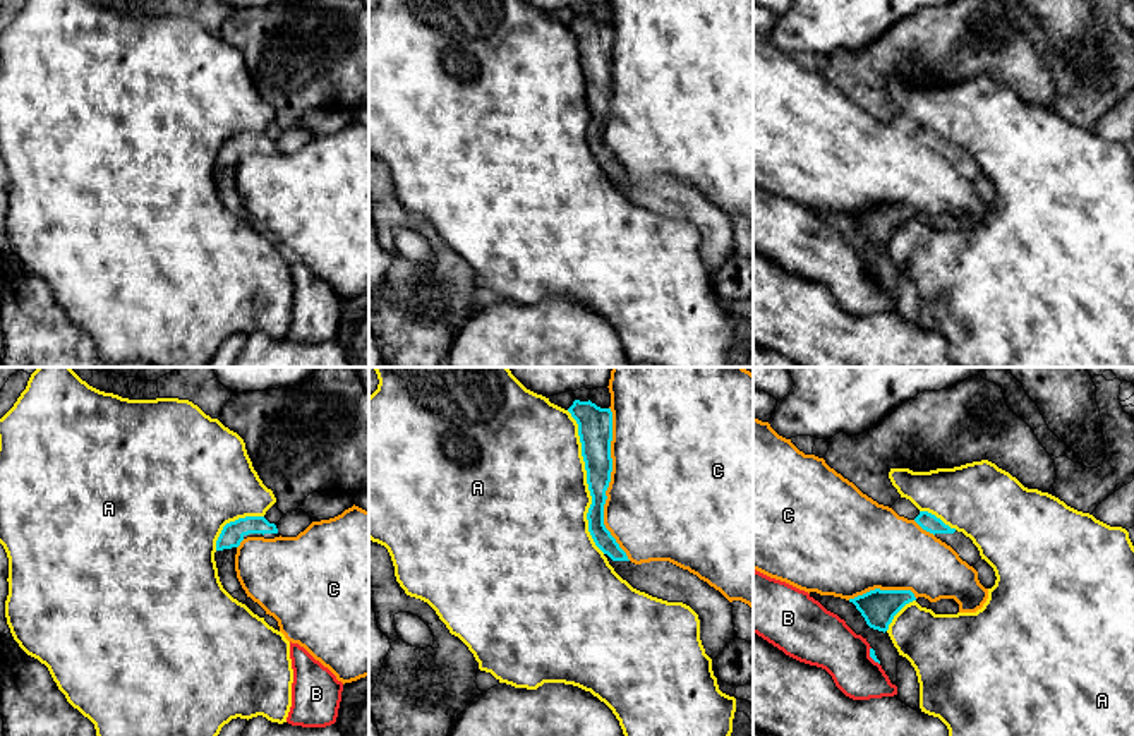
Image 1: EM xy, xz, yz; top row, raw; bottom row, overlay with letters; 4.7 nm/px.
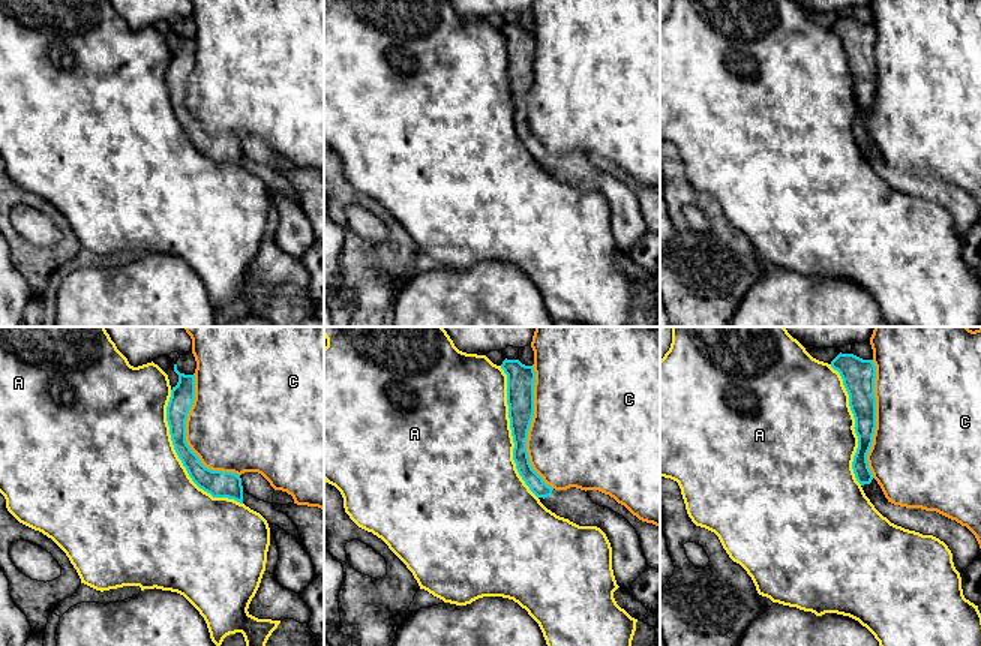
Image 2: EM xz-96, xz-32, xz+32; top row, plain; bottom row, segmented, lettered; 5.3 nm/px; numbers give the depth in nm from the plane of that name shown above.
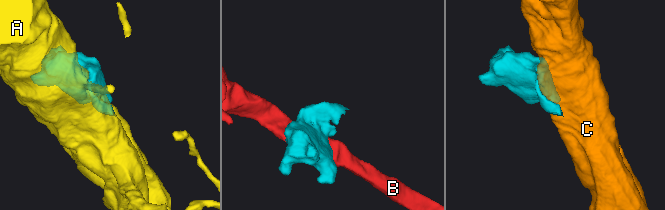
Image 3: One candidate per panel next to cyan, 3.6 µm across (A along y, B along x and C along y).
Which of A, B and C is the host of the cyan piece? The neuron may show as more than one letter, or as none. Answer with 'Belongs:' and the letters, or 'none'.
Belongs: none

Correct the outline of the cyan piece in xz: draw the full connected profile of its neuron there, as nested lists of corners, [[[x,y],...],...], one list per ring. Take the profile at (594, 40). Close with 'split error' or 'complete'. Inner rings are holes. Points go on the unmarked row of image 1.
[[[575,15],[568,24],[578,39],[582,72],[592,120],[588,148],[614,187],[633,204],[667,218],[690,221],[700,235],[700,256],[714,276],[736,254],[731,218],[707,197],[669,177],[635,180],[604,141],[606,106],[611,98],[612,27],[595,19]]] | split error

